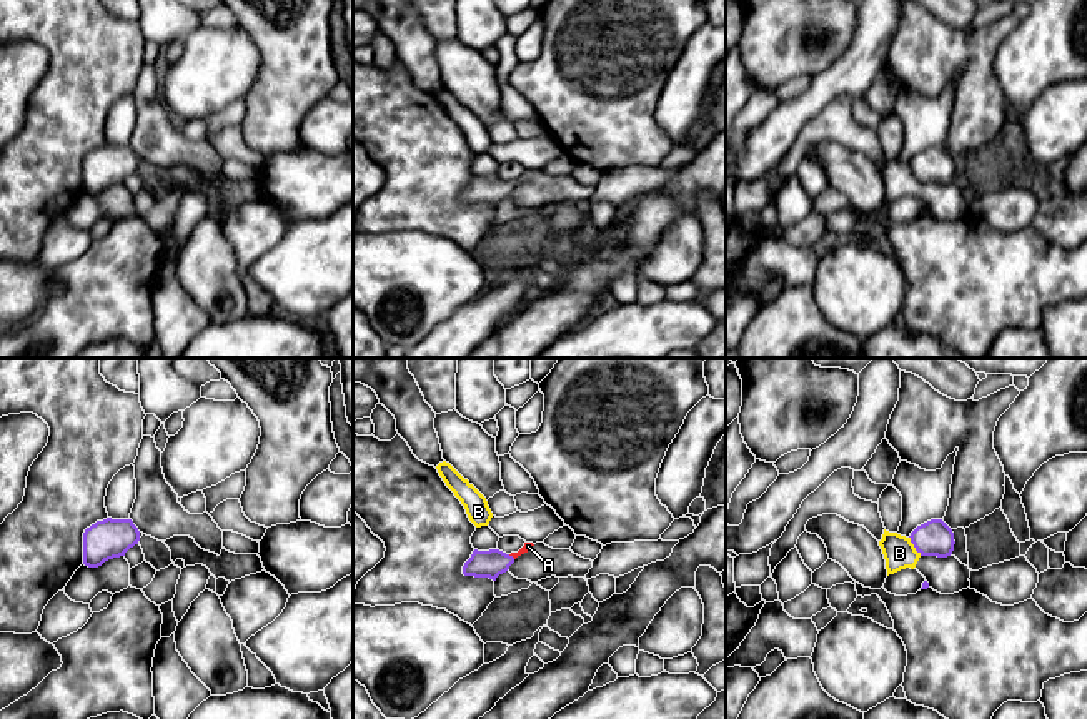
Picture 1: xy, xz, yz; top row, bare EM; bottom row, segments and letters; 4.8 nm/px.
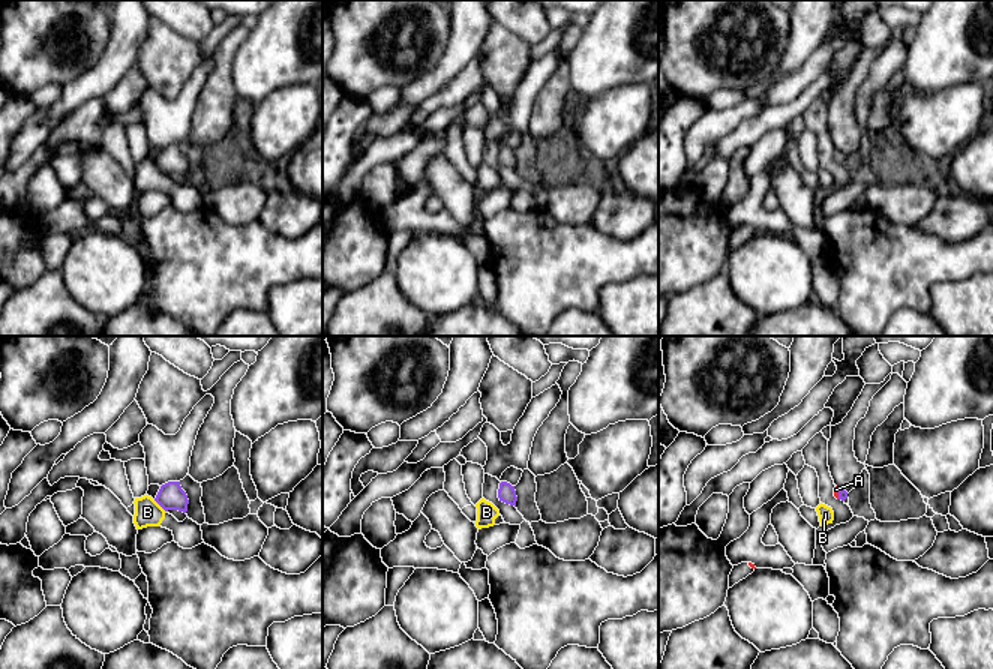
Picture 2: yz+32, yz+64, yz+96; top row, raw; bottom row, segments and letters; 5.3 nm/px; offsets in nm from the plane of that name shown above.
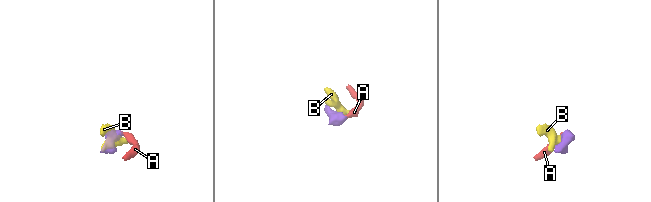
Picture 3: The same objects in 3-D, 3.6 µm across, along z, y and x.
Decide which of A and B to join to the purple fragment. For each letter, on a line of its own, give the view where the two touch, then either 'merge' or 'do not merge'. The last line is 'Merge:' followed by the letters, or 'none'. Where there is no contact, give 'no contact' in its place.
A: xz | merge
B: yz | do not merge
Merge: A

